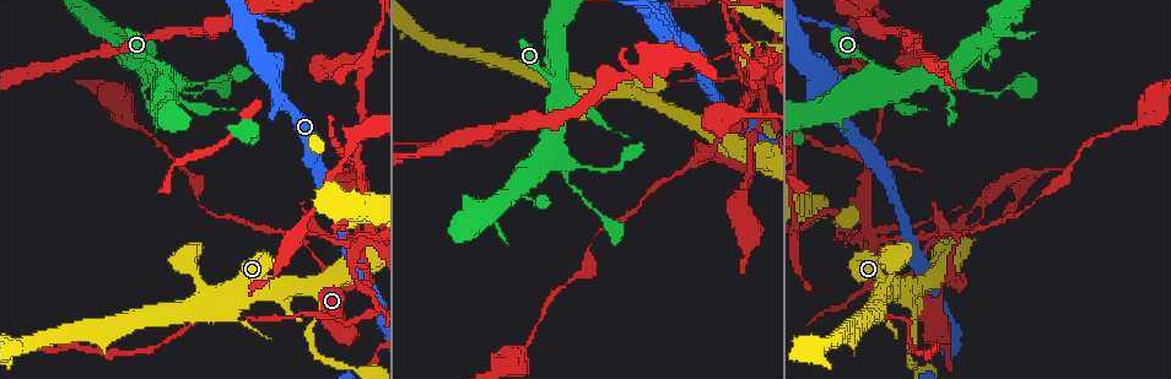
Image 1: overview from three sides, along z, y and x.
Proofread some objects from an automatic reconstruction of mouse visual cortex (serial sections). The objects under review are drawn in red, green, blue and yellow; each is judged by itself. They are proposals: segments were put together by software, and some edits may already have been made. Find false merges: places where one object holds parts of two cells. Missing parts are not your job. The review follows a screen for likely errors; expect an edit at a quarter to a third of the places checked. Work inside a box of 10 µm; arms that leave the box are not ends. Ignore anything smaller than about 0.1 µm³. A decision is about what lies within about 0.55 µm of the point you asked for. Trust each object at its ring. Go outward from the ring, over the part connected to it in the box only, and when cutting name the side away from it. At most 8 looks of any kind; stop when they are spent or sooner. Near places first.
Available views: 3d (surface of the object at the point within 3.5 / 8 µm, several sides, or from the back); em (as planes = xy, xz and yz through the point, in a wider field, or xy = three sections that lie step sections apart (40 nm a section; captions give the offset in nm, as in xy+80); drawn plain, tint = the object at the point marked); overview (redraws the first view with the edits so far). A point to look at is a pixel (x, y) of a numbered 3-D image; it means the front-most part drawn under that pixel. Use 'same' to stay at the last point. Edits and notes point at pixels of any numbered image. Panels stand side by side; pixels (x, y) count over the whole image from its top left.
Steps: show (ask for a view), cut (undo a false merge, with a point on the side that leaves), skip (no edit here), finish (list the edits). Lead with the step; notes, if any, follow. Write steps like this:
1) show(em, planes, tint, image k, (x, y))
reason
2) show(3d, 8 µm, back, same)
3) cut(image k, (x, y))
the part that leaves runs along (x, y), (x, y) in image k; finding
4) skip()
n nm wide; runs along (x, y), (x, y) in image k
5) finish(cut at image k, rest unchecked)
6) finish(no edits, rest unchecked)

show(3d, 3.5 µm, back, image 1, (215, 296))
small branch off a trunk

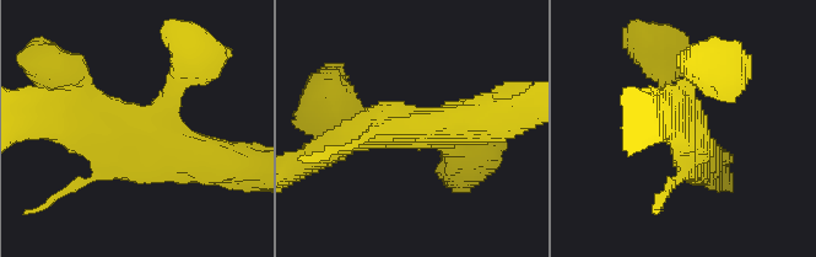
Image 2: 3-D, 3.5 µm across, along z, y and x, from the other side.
show(em, planes, tint, image 2, (136, 135))
shape alone is not enough

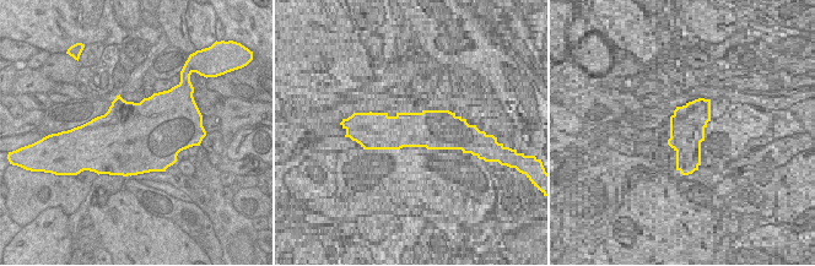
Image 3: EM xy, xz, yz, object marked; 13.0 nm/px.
skip()
runs along (82, 76), (123, 133), (210, 159) in image 2; all the same cell

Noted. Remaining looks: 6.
show(3d, 3.5 µm, image 1, (955, 237))
abrupt turn

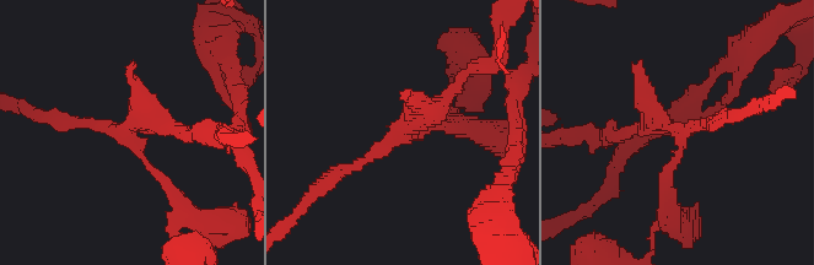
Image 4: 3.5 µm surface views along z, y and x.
show(em, xy, step 5, tint, image 4, (398, 138))

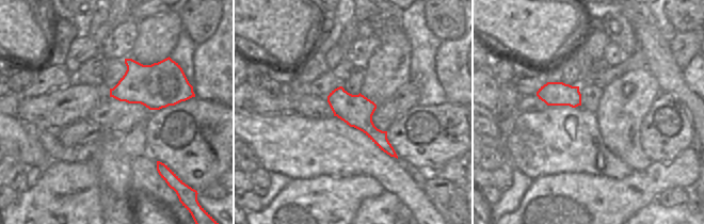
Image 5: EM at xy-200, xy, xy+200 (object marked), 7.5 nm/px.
skip()
all the same cell

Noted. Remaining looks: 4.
show(3d, 8 µm, image 1, (561, 157))
looks like a crossing

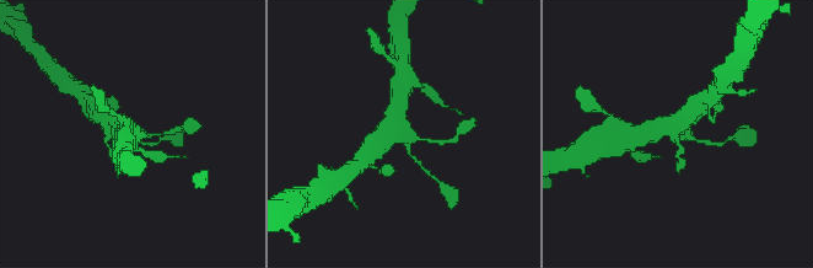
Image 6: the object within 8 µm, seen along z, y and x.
show(3d, 3.5 µm, same)
zoom in

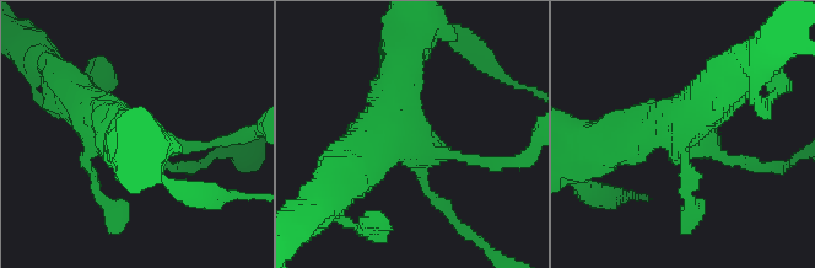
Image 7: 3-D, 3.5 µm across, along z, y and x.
show(em, xy, step 2, tint, image 7, (410, 137))
need the tissue

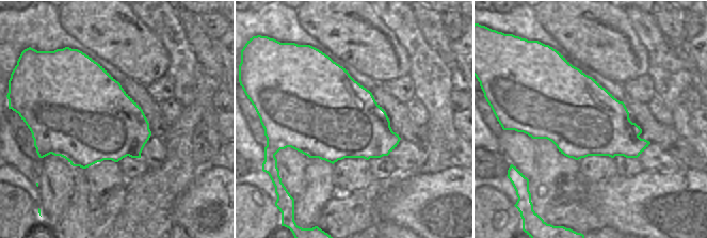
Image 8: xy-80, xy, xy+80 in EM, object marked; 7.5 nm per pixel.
skip()
runs along (405, 51), (390, 123), (338, 176) in image 7; one cell here

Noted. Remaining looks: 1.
finish(no edits, rest unchecked)

